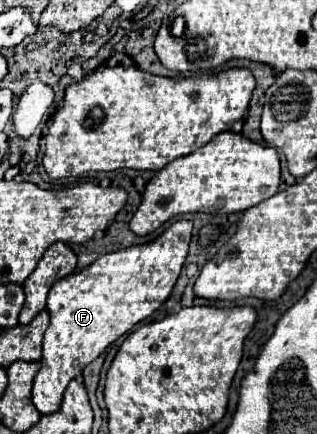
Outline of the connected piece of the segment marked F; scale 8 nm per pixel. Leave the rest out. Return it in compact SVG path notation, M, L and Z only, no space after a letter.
M178 220L170 228L166 228L156 240L122 248L118 252L110 252L100 256L96 262L86 266L80 272L68 274L66 278L58 280L50 292L48 292L48 314L50 314L50 324L44 332L42 340L42 358L40 358L40 370L34 376L34 386L32 386L32 402L38 408L40 414L52 414L60 408L62 394L72 378L76 378L86 364L90 364L98 354L102 354L114 340L118 340L122 334L132 330L132 326L144 318L148 318L160 304L170 296L178 274L182 270L182 264L188 254L192 238L192 222L188 220Z

